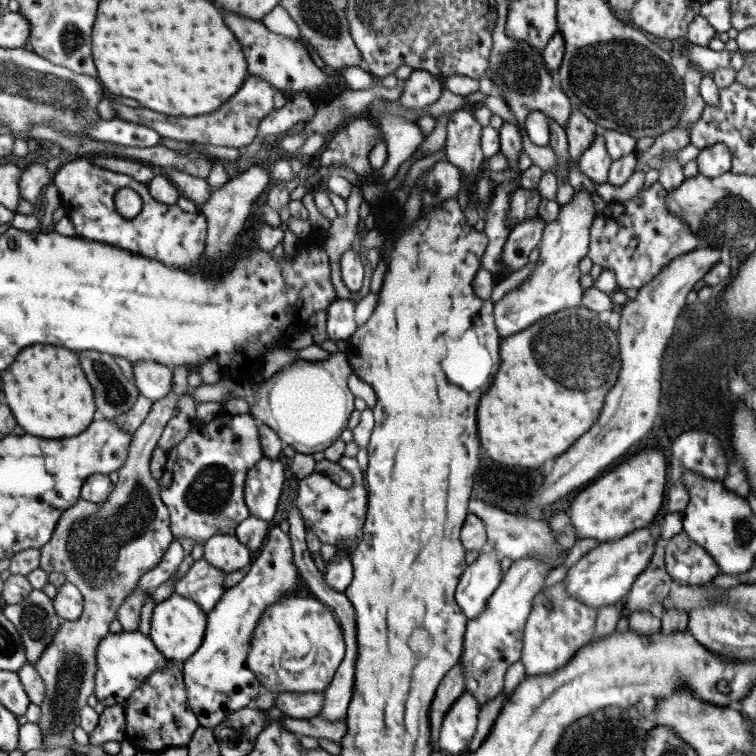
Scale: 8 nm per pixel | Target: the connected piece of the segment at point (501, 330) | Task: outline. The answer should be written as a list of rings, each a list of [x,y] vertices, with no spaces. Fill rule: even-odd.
[[[581,189],[572,196],[571,200],[559,206],[555,220],[544,223],[537,244],[539,256],[531,265],[531,273],[515,289],[492,304],[492,320],[501,338],[511,336],[549,314],[581,306],[583,289],[579,285],[581,274],[577,269],[577,262],[588,251],[589,227],[595,215],[589,190]]]

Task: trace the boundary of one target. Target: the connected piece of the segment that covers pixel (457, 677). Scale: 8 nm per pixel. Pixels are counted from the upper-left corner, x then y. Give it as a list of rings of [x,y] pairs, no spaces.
[[[460,660],[450,668],[435,689],[428,710],[429,740],[435,746],[443,715],[464,692],[464,672]]]

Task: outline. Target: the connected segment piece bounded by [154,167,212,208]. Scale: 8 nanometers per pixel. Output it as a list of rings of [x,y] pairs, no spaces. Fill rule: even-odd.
[[[154,167],[154,169],[180,192],[182,198],[190,200],[197,208],[201,208],[210,198],[212,189],[206,179],[191,176],[175,167]]]

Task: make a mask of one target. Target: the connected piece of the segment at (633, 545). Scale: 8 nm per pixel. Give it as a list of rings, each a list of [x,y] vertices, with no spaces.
[[[655,520],[651,524],[654,527],[653,534],[651,526],[635,529],[620,539],[599,543],[595,548],[583,553],[580,560],[567,569],[563,580],[566,591],[579,602],[596,609],[605,605],[620,605],[631,583],[651,559],[657,538],[655,529],[658,527],[658,521]]]

